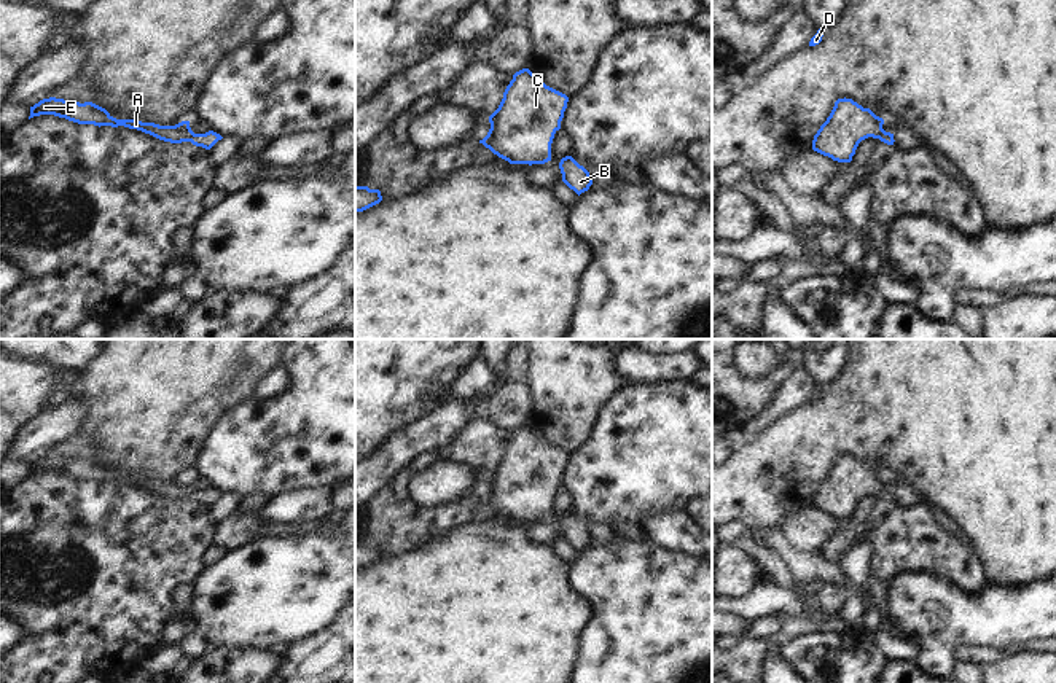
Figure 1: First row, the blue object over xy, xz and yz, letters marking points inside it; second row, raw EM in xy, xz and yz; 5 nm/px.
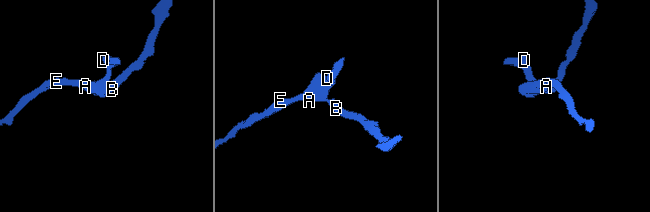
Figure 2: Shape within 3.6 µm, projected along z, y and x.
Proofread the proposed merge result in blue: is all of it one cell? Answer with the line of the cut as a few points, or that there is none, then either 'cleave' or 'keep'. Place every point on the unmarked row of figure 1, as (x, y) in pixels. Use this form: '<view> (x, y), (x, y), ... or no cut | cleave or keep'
no cut | keep

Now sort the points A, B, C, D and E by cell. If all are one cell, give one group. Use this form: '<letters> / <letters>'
A B C D E

